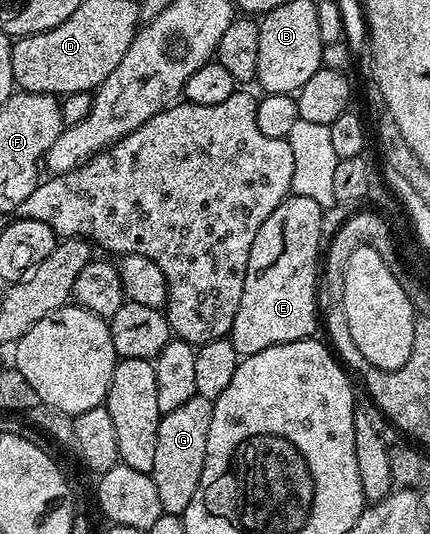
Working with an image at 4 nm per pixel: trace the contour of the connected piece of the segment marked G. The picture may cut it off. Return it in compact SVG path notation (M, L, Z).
M198 394L187 404L175 408L175 412L161 415L159 436L155 436L155 468L152 475L159 491L159 504L163 514L184 515L195 488L199 488L199 476L203 476L203 464L207 460L207 432L211 432L211 416L214 399Z

